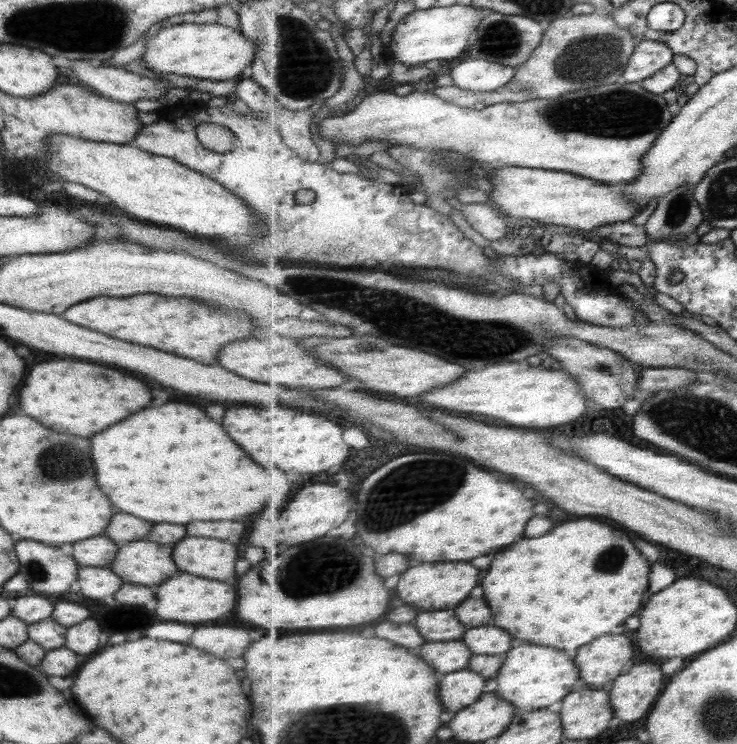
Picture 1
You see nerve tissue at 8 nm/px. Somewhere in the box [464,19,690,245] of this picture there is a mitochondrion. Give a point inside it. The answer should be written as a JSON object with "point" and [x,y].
{"point":[589,59]}

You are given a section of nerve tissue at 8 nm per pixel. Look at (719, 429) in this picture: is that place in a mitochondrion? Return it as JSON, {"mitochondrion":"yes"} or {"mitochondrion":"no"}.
{"mitochondrion":"yes"}

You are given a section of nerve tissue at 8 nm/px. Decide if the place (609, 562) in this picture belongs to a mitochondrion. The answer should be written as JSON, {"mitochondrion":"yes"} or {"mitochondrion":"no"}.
{"mitochondrion":"yes"}

